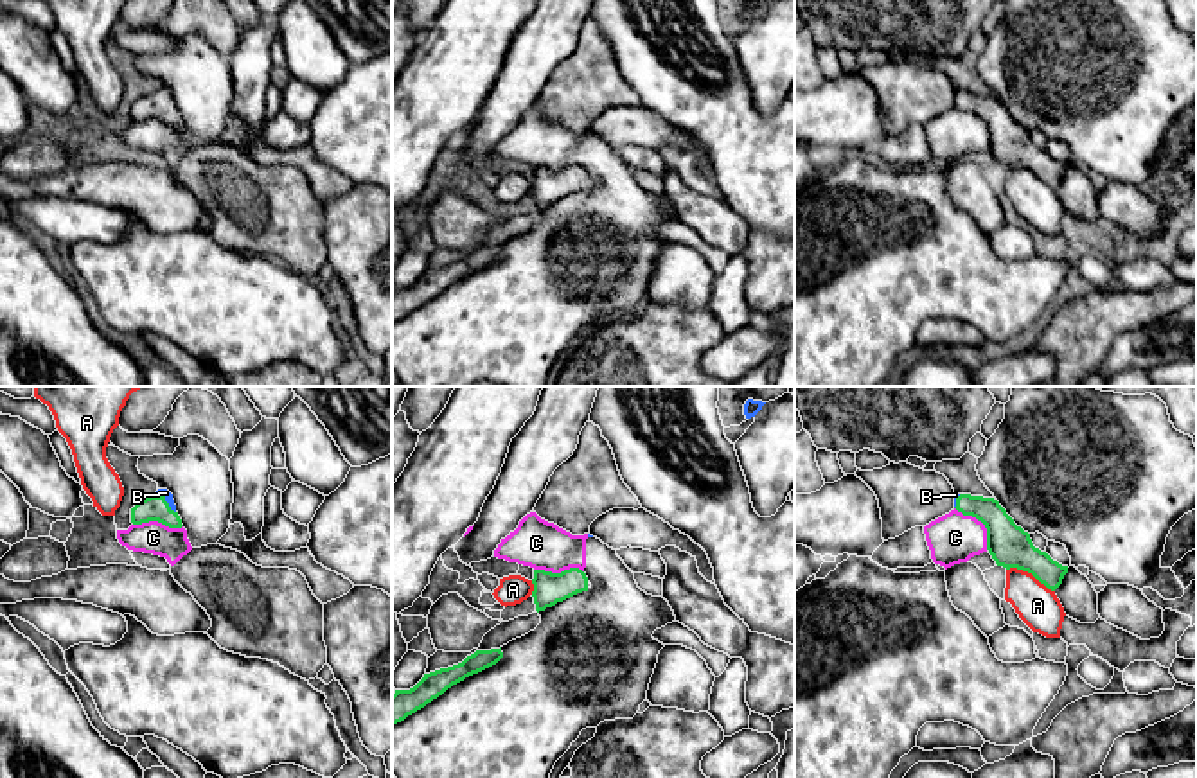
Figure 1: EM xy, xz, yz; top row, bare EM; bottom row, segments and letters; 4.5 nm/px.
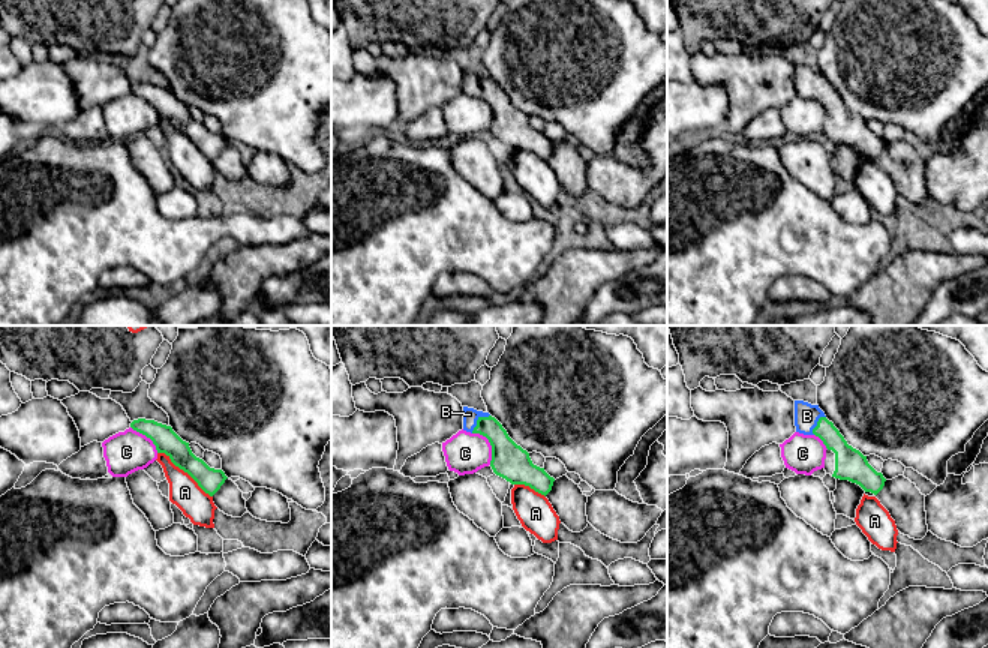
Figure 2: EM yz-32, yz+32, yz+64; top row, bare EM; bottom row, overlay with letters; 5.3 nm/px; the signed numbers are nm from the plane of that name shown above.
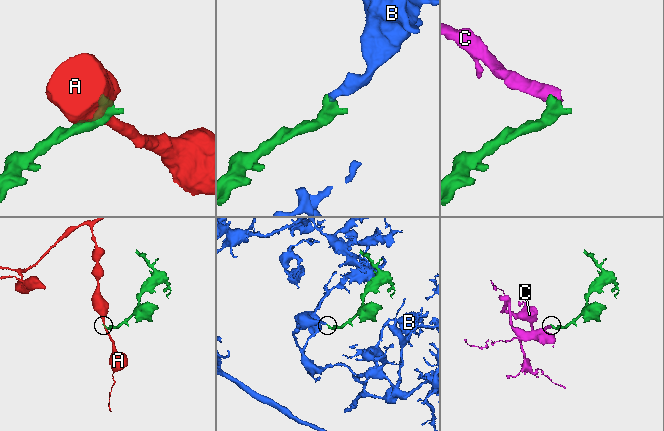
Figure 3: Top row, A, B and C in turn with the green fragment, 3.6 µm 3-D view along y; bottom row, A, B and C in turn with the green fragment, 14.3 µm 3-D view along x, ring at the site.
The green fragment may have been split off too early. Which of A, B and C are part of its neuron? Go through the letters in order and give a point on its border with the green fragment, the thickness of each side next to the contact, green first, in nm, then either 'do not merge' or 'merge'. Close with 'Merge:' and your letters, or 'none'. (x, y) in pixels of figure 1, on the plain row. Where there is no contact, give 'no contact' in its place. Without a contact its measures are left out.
A: meets green in yz at (1030, 169); 190 nm thick on the green side, 190 nm on the other; do not merge
B: meets green in xy at (166, 99); 110 nm thick on the green side, 40 nm on the other; merge
C: meets green in yz at (982, 119); 190 nm thick on the green side, 220 nm on the other; do not merge
Merge: B

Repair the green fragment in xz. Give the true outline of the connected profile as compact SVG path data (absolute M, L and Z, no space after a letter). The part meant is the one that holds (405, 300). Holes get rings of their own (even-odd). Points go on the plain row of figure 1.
M501 244L476 248L458 262L424 271L424 275L410 287L395 287L392 293L392 322L404 318L408 313L442 293L453 282L496 262L501 255Z

